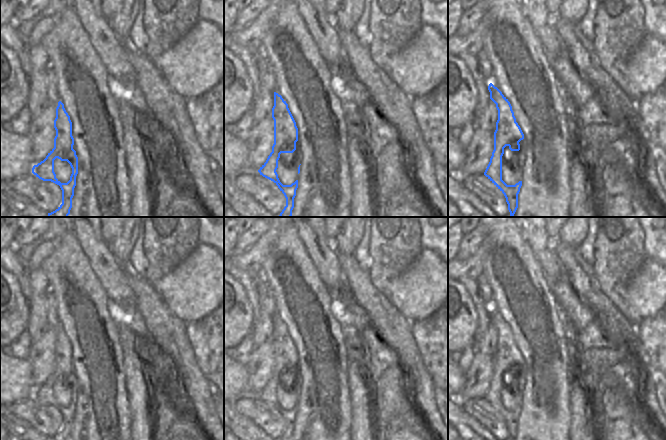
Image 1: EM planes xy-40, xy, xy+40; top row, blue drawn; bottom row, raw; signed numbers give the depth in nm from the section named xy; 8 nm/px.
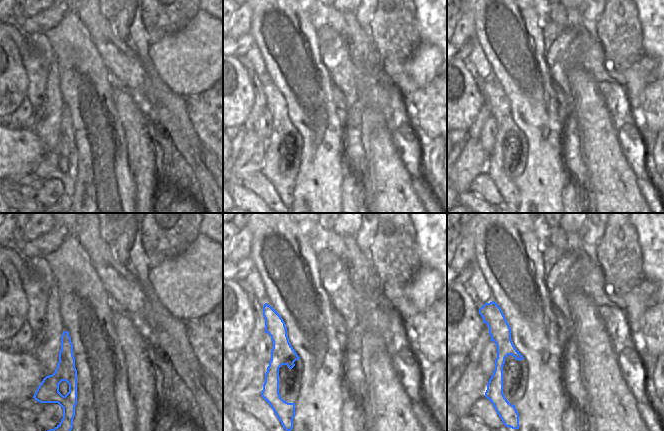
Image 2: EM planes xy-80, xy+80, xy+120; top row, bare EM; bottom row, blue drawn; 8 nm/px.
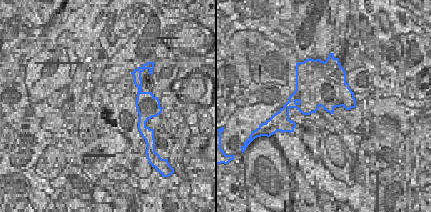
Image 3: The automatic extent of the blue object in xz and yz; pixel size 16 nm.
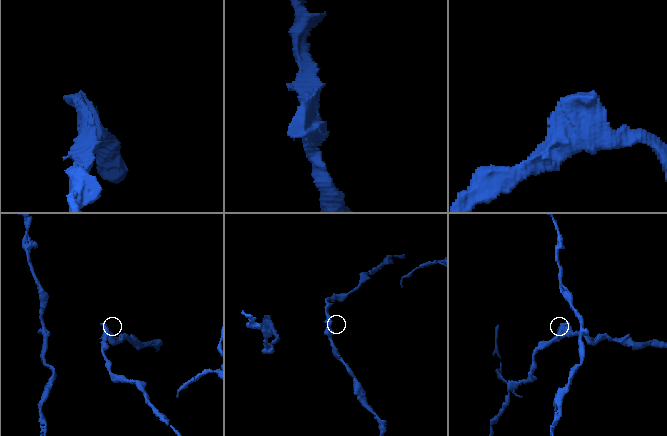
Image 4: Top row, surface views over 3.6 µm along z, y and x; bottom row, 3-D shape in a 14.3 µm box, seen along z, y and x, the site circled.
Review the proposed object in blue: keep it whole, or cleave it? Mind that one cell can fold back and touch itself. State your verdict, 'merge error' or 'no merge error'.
no merge error

